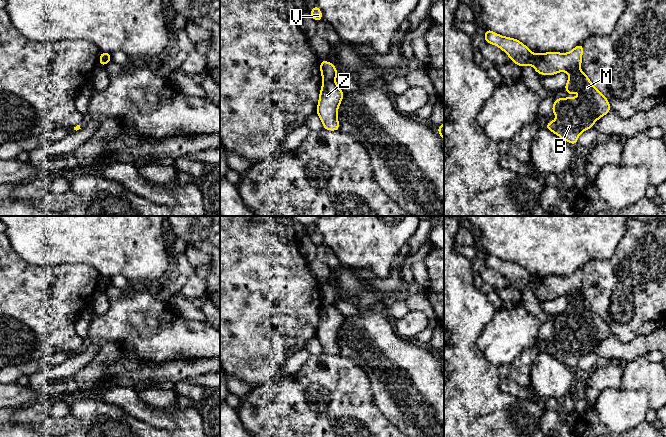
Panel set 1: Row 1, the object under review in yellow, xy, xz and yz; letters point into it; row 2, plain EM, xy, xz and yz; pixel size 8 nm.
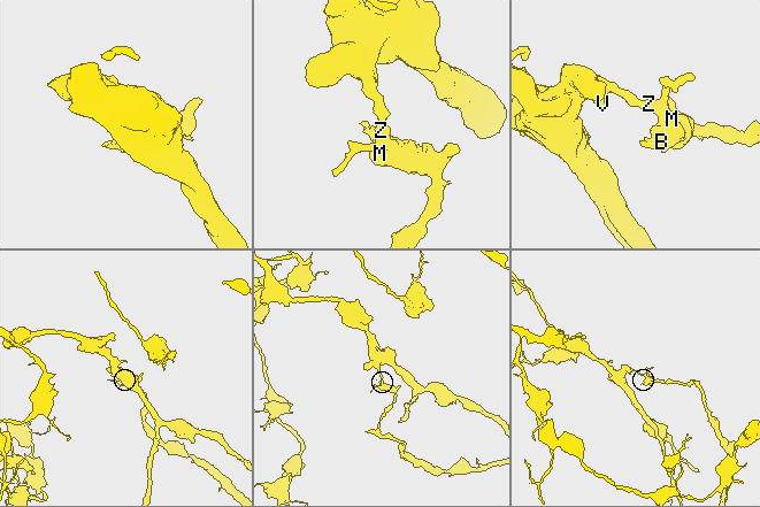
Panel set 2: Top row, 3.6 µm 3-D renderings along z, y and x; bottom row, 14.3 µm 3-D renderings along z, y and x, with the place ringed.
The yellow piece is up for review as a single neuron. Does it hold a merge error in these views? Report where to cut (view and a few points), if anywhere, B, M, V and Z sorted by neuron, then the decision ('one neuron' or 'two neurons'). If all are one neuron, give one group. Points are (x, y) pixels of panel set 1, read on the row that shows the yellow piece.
cut in xz along (323, 79), (333, 81); B M Z / V; two neurons

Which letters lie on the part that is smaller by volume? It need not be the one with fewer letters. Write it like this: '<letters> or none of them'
B, M, Z

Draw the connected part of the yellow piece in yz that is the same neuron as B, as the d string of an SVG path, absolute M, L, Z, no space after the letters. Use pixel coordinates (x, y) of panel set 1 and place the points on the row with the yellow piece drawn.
M579 44L568 53L535 54L532 63L540 75L567 72L569 78L564 89L569 94L580 92L579 98L556 98L552 113L557 119L545 124L549 131L574 146L582 132L592 128L599 118L611 110L607 98L593 86L589 77L580 71L583 51L583 45Z

